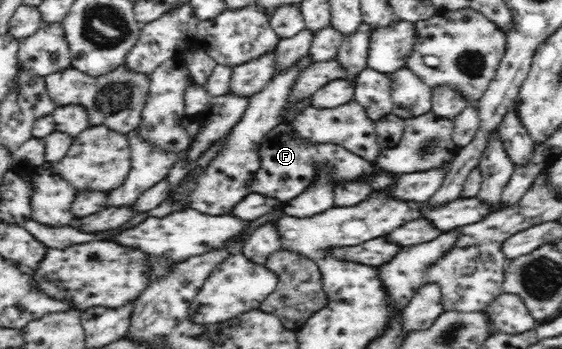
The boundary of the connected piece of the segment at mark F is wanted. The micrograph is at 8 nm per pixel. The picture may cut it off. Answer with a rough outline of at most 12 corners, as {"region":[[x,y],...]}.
{"region":[[274,126],[259,144],[252,193],[283,204],[313,185],[319,166],[333,182],[371,176],[375,190],[396,186],[335,144],[315,144]]}

